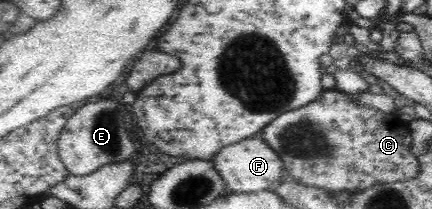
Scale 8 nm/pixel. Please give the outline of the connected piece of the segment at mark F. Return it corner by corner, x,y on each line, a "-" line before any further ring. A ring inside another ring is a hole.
259,135
222,147
212,158
211,163
220,173
226,189
231,193
252,193
267,190
284,176
283,160
278,153

